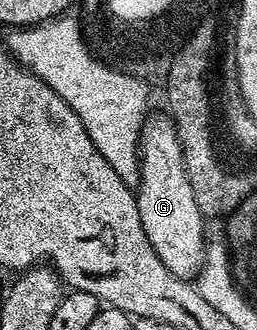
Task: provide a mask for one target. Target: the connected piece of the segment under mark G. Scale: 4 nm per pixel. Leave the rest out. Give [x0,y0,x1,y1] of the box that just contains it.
[135,123,204,281]

